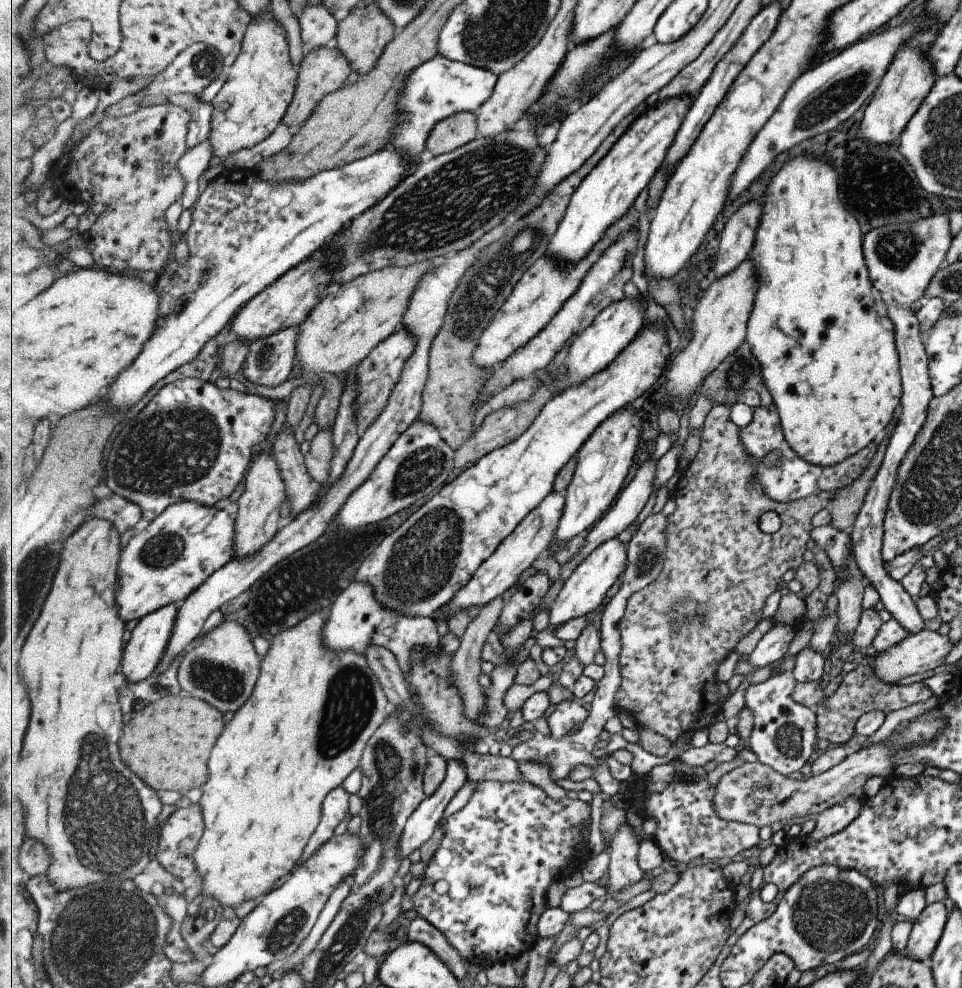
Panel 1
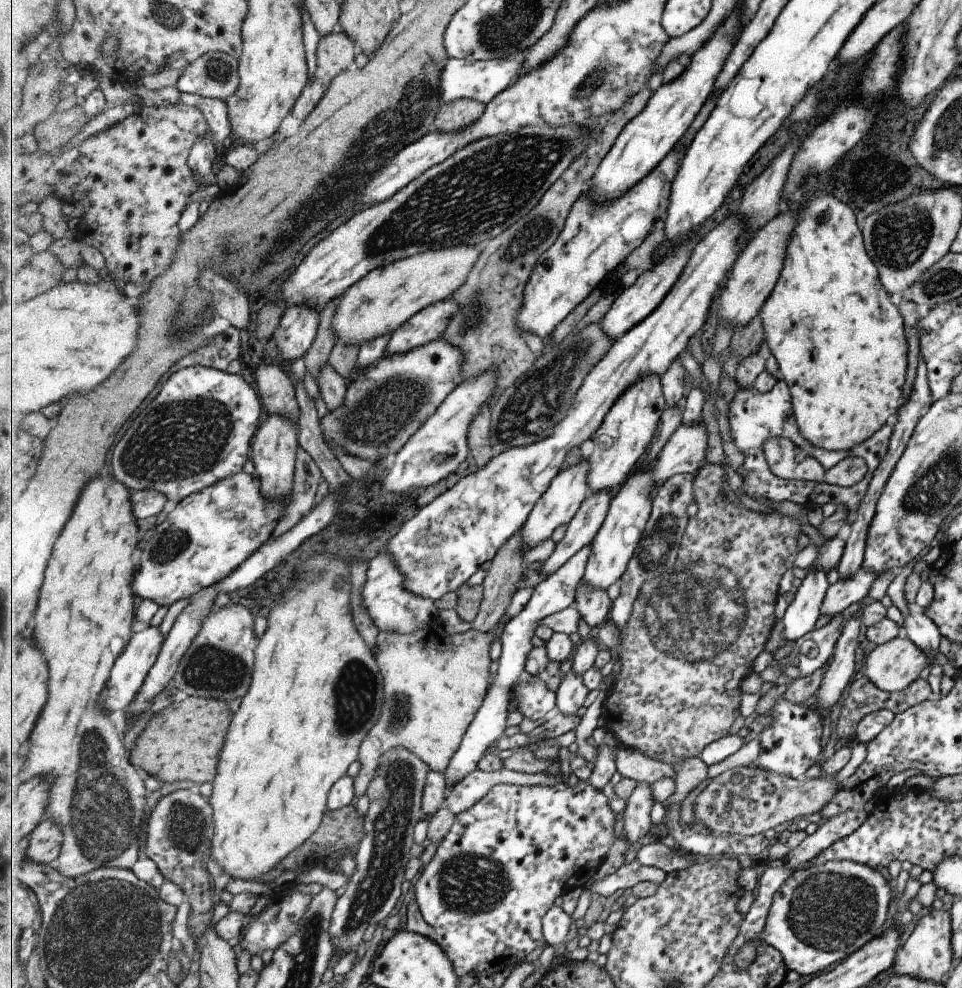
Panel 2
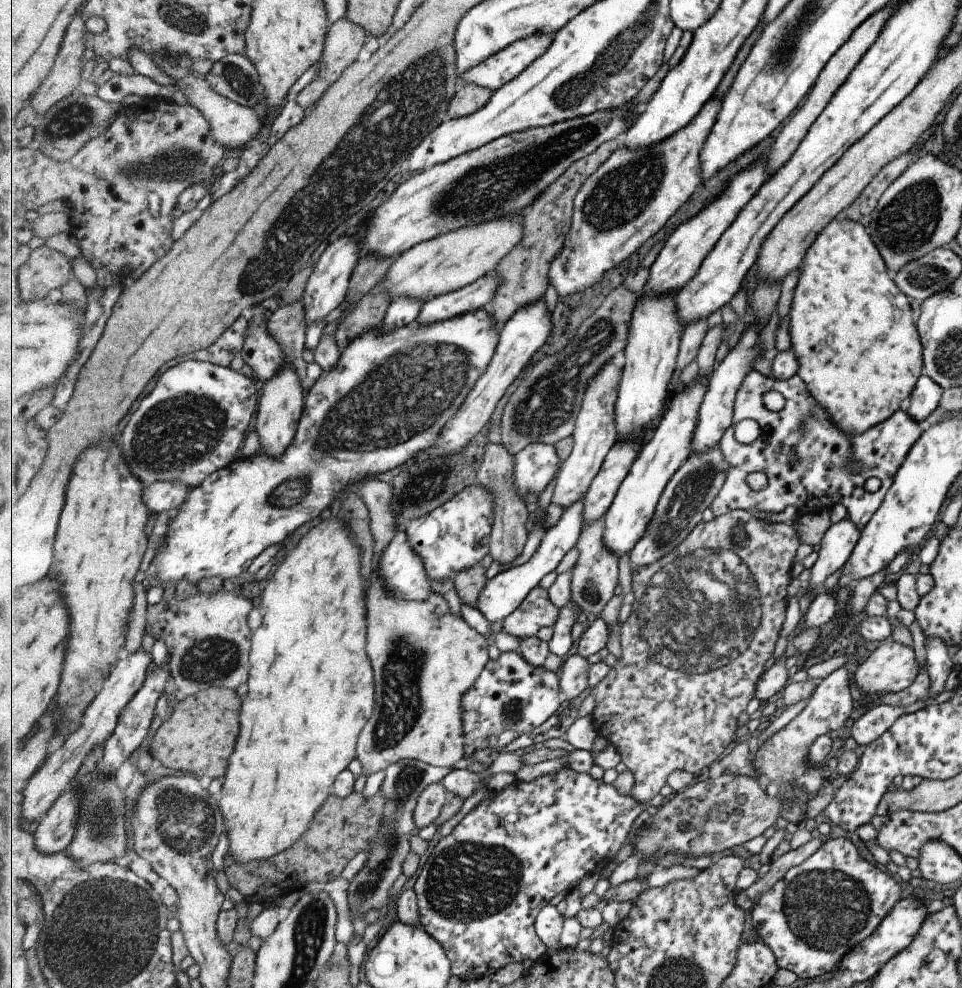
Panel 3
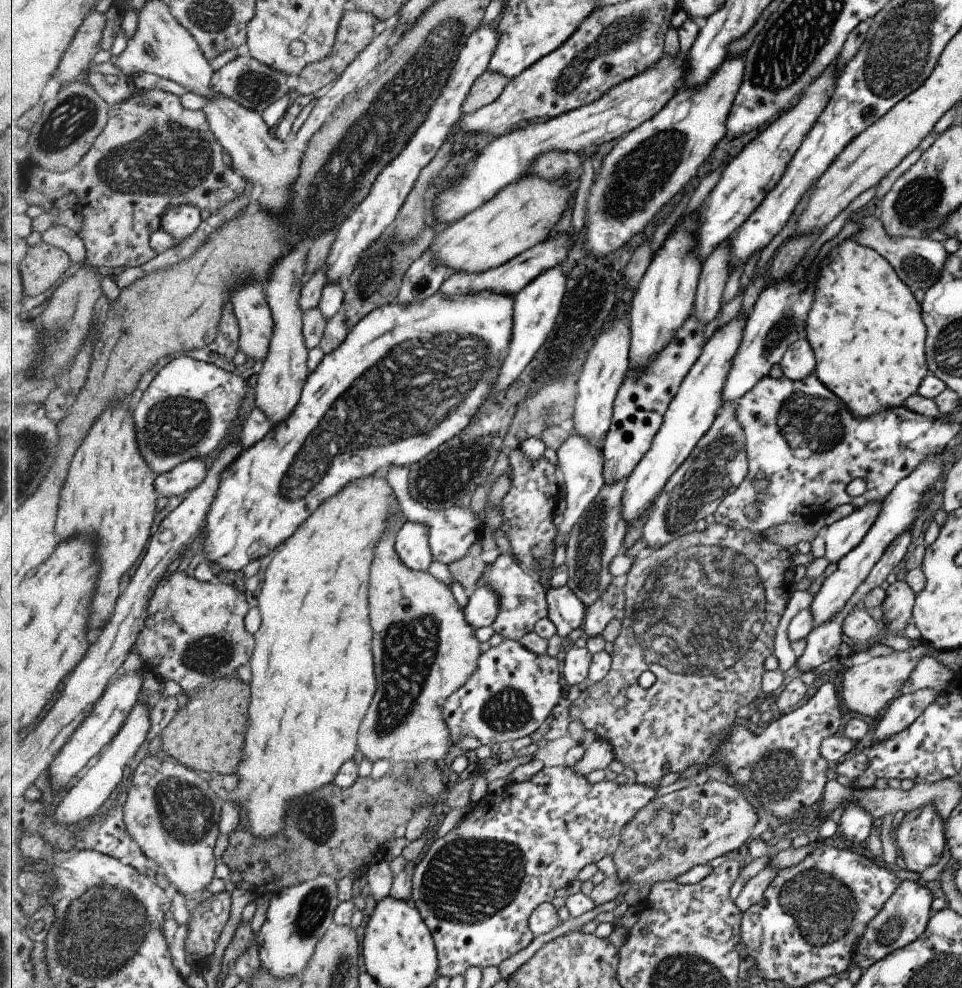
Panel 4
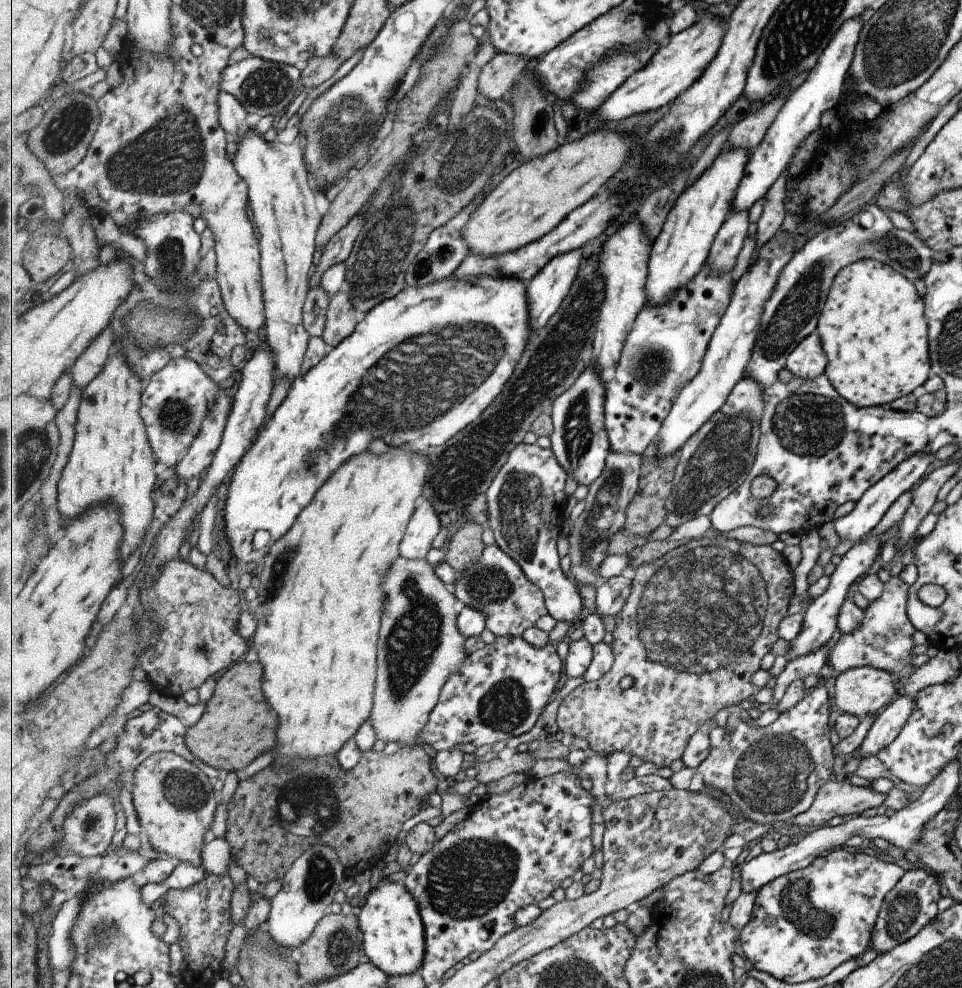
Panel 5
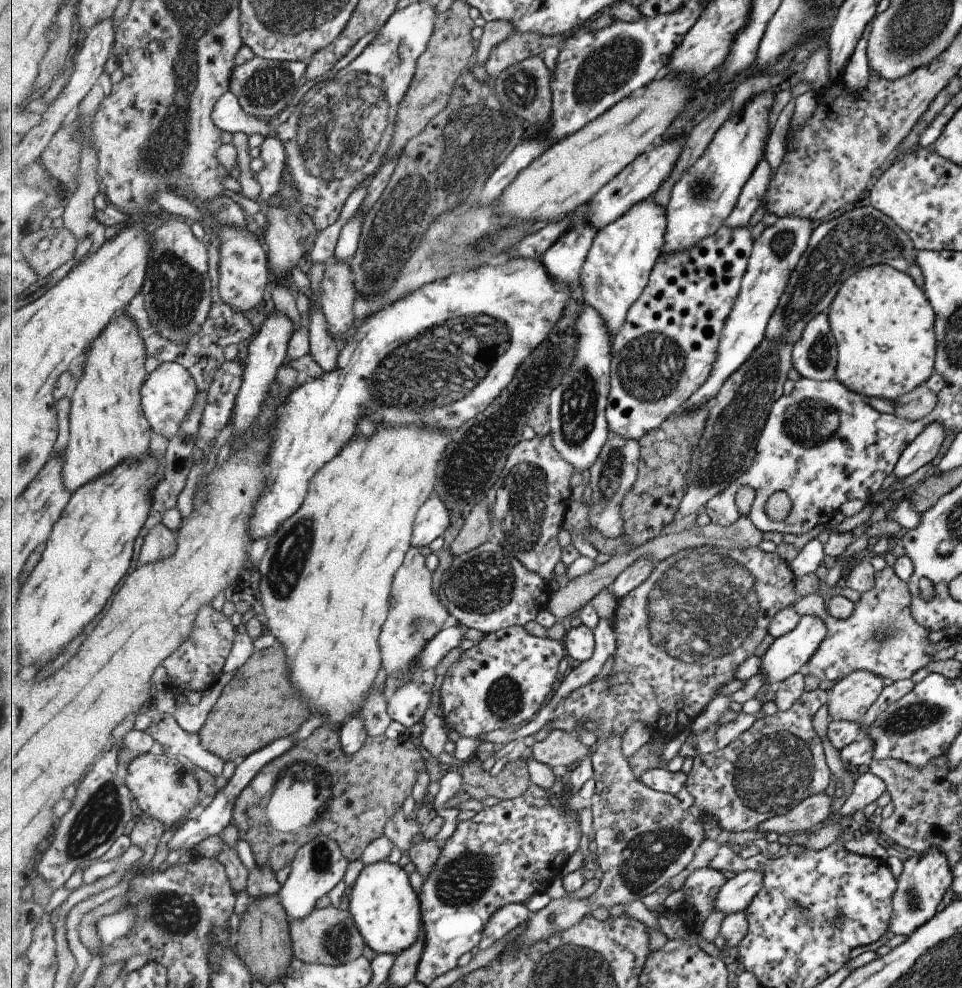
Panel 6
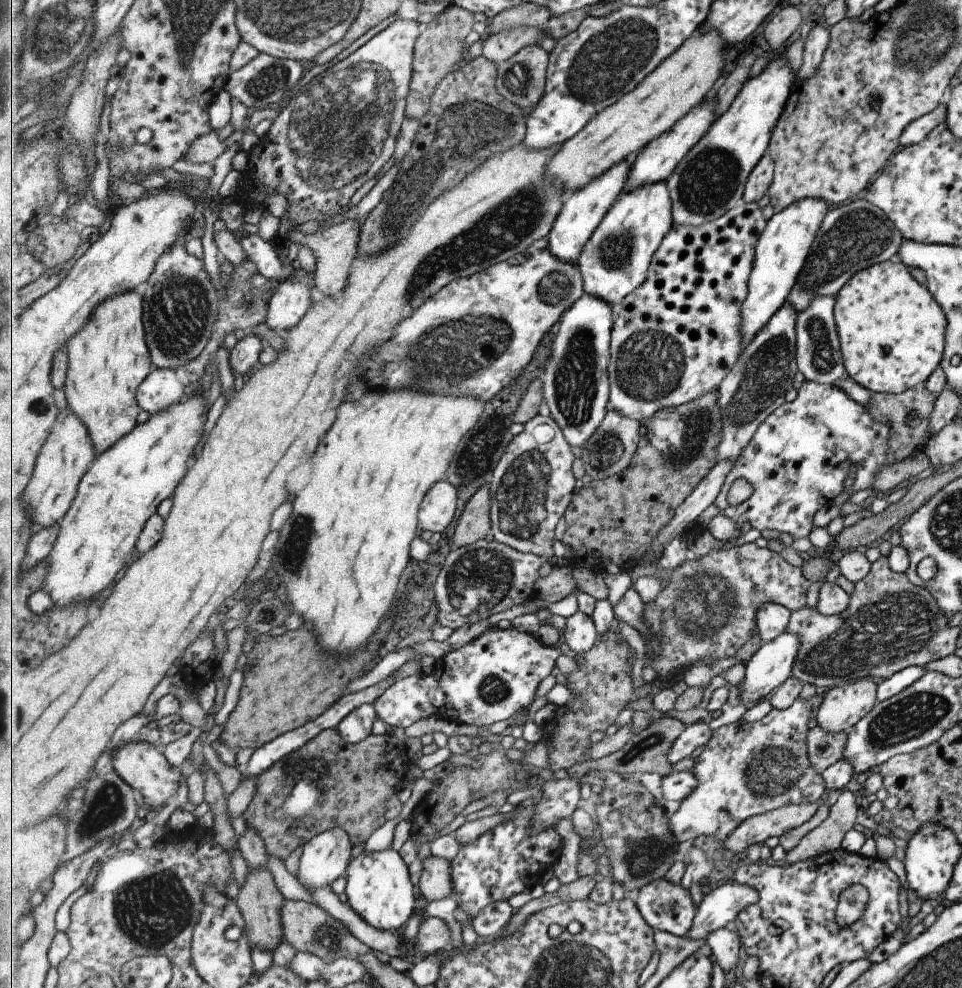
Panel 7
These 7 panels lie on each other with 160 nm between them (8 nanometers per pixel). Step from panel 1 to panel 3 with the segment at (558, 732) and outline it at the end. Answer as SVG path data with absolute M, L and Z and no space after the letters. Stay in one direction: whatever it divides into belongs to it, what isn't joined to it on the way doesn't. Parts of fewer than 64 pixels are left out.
M579 653L568 656L562 666L560 685L569 700L576 699L587 686L590 686L590 660Z

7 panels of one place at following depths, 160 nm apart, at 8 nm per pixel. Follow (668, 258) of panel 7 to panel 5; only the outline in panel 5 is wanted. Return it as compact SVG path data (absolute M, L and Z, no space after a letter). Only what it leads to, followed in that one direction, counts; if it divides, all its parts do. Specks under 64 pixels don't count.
M707 262L692 281L673 293L670 301L664 305L650 305L646 301L625 341L615 377L606 384L606 426L613 451L642 456L647 447L659 438L661 427L683 387L701 372L716 328L728 312L735 286L736 281L731 278L731 274L716 273Z

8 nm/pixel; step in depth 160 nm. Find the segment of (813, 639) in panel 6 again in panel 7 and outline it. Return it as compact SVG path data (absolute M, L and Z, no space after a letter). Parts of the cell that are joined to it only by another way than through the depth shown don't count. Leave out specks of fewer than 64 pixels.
M783 632L769 643L763 643L762 647L745 663L743 683L738 687L741 703L760 702L788 681L792 674L792 666L800 652L800 646L803 644L804 639L801 638L801 634L793 634L793 632Z

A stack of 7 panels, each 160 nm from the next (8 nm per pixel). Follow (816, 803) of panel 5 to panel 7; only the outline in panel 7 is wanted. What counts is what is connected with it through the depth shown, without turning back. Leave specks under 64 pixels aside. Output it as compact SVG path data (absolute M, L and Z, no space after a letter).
M809 802L797 805L789 804L749 818L725 840L725 848L730 856L746 853L747 848L752 844L764 843L769 837L779 837L787 831L797 828L808 821L817 808L817 804Z

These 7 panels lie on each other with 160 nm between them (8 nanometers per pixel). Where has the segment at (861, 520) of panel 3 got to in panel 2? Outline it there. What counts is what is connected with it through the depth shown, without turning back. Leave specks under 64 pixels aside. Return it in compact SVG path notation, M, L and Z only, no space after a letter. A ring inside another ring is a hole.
M779 380L769 392L762 393L755 385L743 387L732 398L729 404L728 422L730 436L738 450L744 454L742 463L743 492L755 501L769 501L769 504L777 504L783 500L790 500L795 504L802 504L812 510L821 508L826 502L835 506L840 505L849 512L849 525L855 518L855 512L860 507L860 502L865 496L872 472L877 468L879 459L882 459L888 452L888 444L891 433L893 433L893 423L885 423L879 430L876 430L867 440L856 444L852 449L844 451L826 451L817 447L812 447L800 433L796 418L790 403L790 394L787 383ZM772 438L789 439L797 448L800 448L806 455L812 456L820 462L826 469L832 467L845 457L859 457L864 460L867 472L863 478L848 487L839 485L829 485L815 481L782 479L775 476L769 468L766 452L763 444Z

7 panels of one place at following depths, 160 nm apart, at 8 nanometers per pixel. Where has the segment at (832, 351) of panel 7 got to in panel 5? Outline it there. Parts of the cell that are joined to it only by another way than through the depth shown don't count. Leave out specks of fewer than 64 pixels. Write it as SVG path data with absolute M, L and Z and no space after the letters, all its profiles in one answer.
M809 333L800 341L795 349L789 353L786 369L793 377L812 379L819 377L827 368L827 355L824 353L820 335Z

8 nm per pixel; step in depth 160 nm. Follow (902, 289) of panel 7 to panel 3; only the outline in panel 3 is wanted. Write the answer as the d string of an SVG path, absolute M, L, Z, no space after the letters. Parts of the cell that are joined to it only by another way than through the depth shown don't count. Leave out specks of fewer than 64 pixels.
M839 216L829 222L808 248L800 265L802 266L801 274L797 278L797 286L790 302L791 309L788 312L790 347L800 363L796 374L805 383L809 394L812 394L812 397L818 402L817 405L821 405L825 410L828 410L835 427L851 436L861 434L878 422L889 418L895 410L898 410L899 402L910 395L917 379L923 374L922 346L916 326L911 321L912 308L907 300L908 296L897 288L897 285L893 282L892 275L889 274L888 268L879 256L875 245L871 242L868 230L860 225L857 220L849 221Z

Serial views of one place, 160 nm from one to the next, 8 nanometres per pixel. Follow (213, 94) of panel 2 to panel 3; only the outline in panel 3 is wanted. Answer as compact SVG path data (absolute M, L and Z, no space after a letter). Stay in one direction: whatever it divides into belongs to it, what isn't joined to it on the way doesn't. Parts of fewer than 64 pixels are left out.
M232 54L216 61L206 77L219 94L243 106L262 110L266 86L247 55Z

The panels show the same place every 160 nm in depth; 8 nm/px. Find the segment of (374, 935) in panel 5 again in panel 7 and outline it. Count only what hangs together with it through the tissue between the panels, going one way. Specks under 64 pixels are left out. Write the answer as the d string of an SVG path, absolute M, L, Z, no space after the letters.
M397 850L362 852L352 859L345 879L348 903L375 930L401 932L409 918L416 915L416 887L411 882L409 866Z

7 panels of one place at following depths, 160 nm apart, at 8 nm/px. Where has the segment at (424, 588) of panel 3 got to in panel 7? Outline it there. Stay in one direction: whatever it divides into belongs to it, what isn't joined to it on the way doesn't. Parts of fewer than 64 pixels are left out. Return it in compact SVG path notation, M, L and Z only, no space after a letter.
M444 480L433 486L421 506L421 530L443 533L457 512L457 488Z

